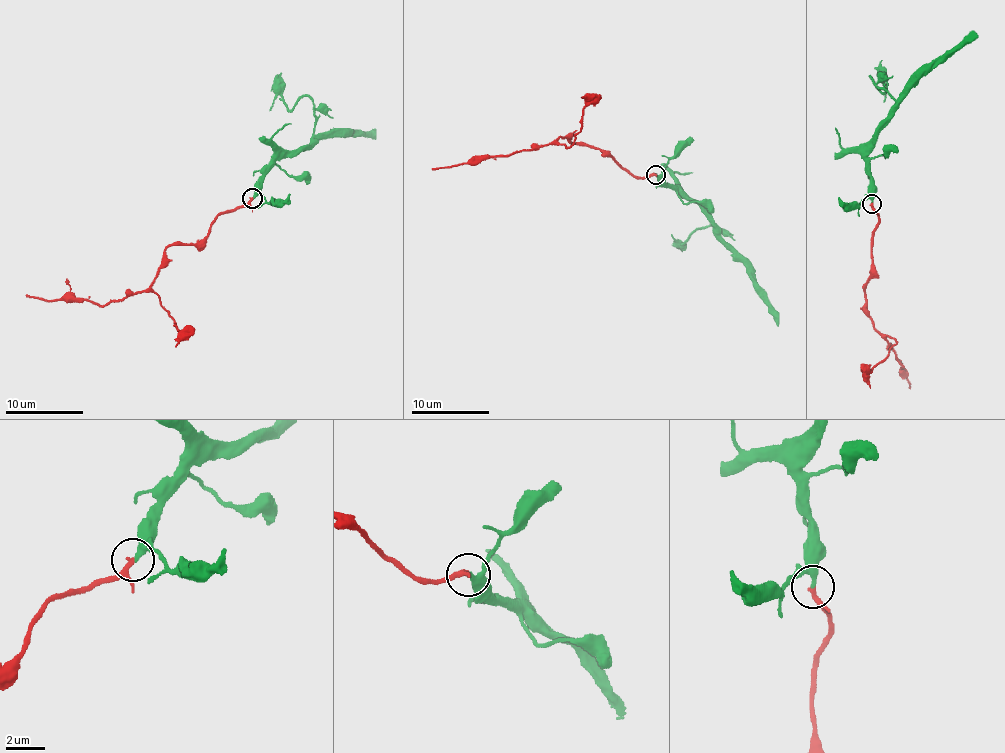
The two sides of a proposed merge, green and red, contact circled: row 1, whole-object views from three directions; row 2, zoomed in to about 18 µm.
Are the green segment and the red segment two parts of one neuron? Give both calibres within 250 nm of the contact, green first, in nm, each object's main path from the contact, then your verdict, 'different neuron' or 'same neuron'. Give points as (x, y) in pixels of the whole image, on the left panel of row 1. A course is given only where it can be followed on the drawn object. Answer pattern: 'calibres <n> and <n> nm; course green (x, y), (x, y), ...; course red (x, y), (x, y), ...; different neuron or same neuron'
calibres 260 and 200 nm; course green (254, 198), (255, 182), (281, 158), (308, 145), (314, 131), (314, 105), (302, 95), (288, 109), (281, 73); course red (252, 198), (246, 205), (226, 211), (197, 242), (168, 246), (164, 265), (148, 287), (103, 305), (26, 295); same neuron

